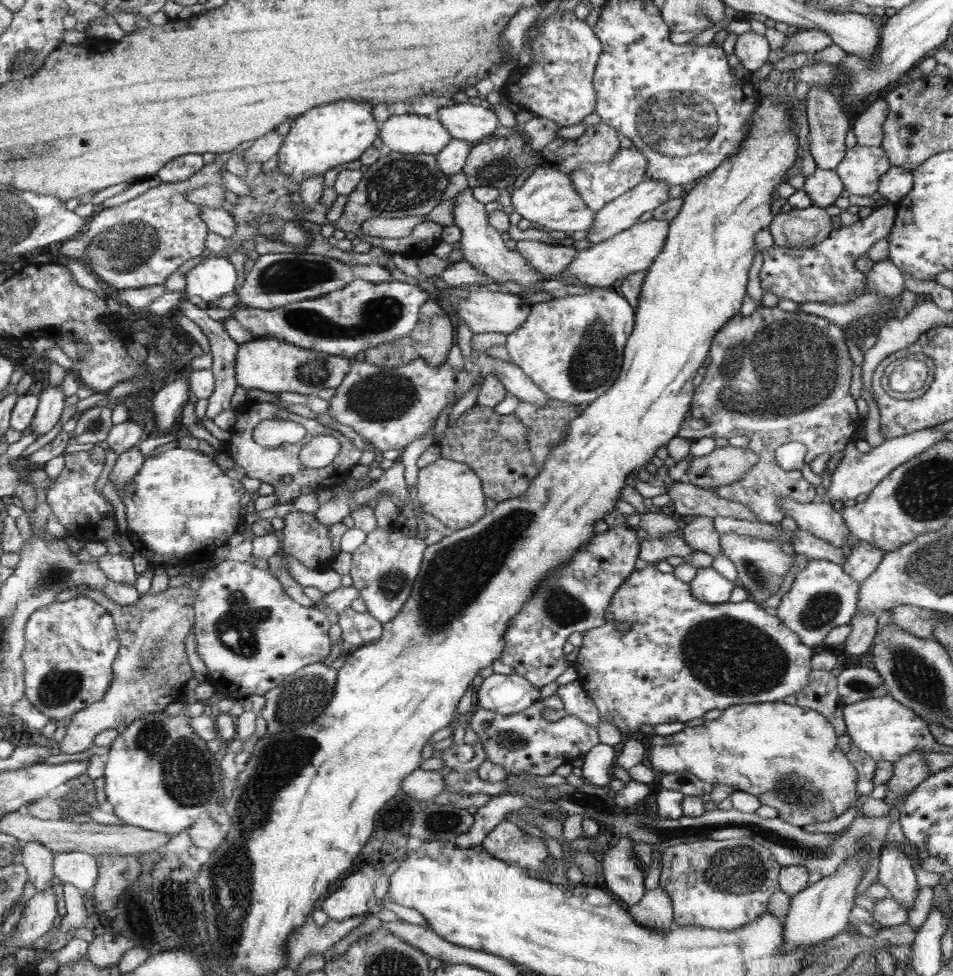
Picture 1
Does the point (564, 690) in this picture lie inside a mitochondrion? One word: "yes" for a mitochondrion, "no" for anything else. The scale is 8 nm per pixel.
no

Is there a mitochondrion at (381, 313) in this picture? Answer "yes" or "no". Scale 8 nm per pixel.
yes

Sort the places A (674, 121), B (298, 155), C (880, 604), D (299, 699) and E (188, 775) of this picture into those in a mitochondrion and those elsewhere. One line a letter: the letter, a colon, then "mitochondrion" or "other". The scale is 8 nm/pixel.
A: mitochondrion
B: other
C: other
D: mitochondrion
E: mitochondrion

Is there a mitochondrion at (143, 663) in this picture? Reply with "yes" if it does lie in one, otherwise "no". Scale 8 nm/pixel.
yes

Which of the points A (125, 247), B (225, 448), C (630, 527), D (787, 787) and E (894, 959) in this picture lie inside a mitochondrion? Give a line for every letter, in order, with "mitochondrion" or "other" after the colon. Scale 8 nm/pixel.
A: mitochondrion
B: other
C: other
D: mitochondrion
E: other

